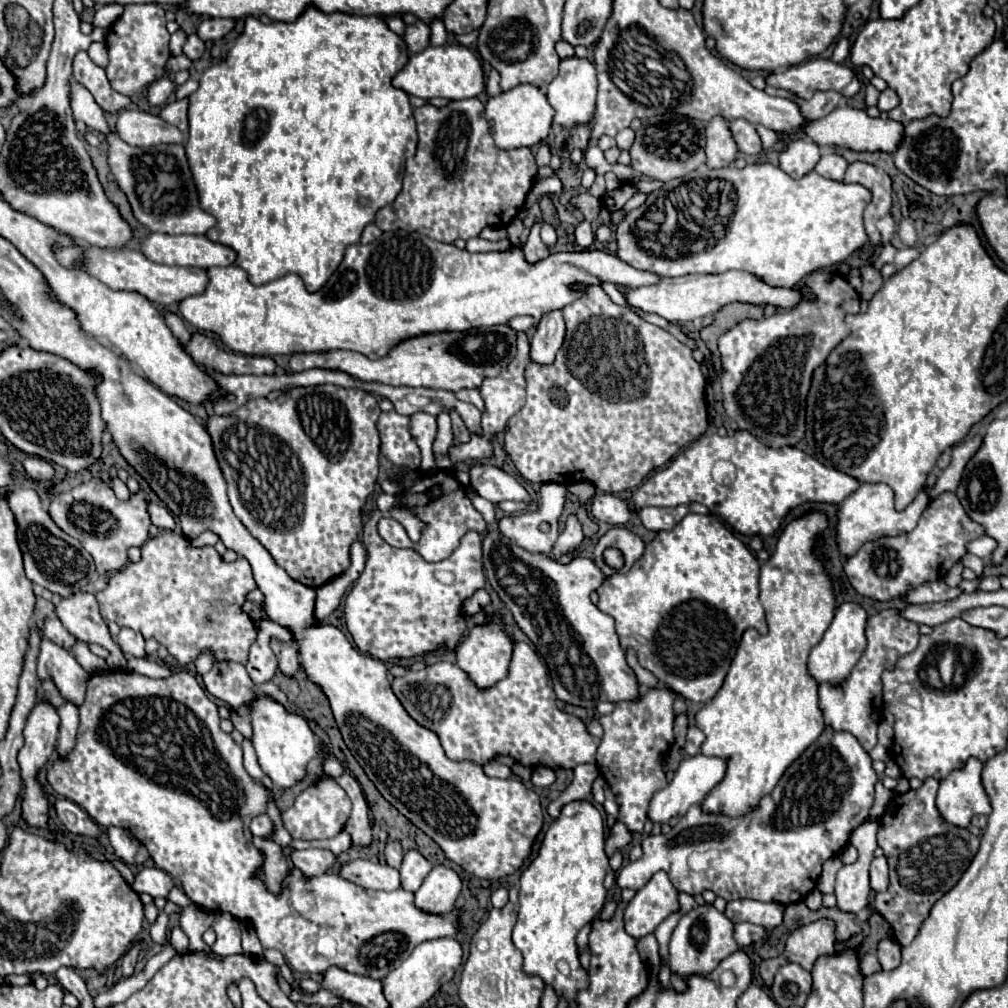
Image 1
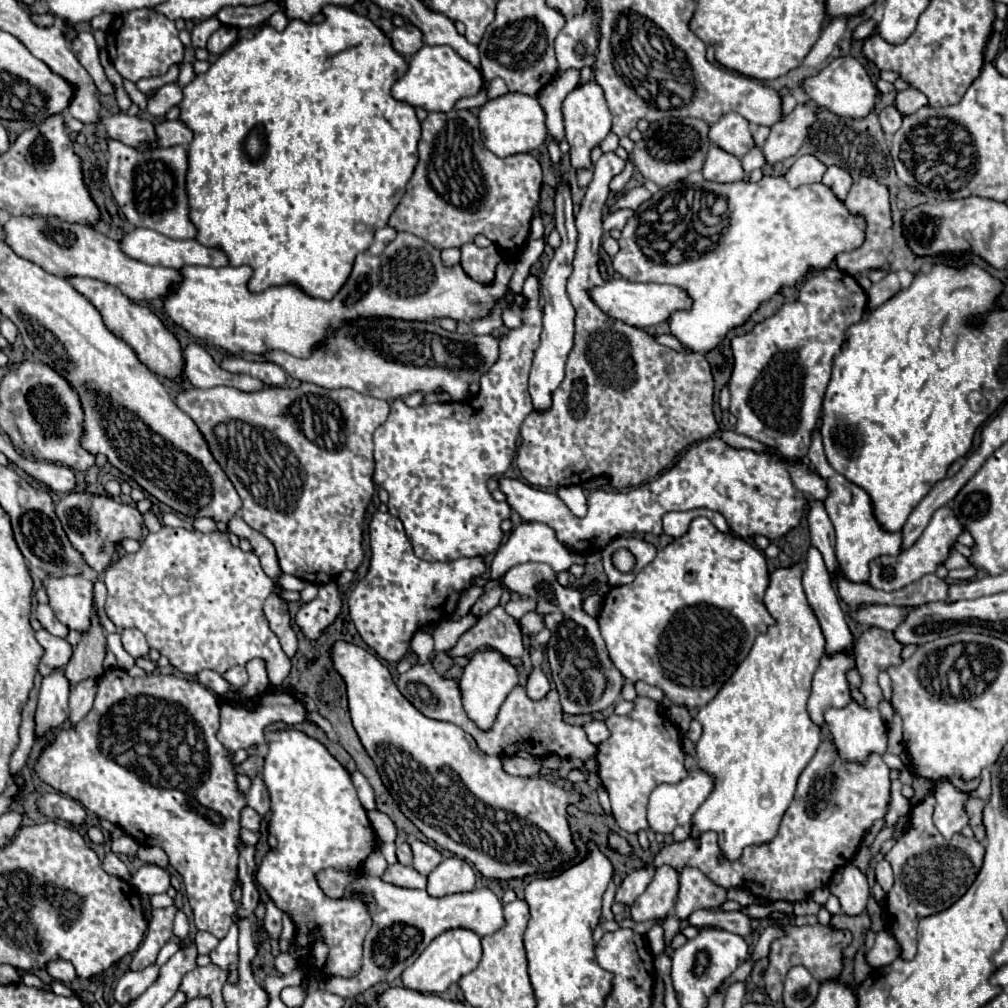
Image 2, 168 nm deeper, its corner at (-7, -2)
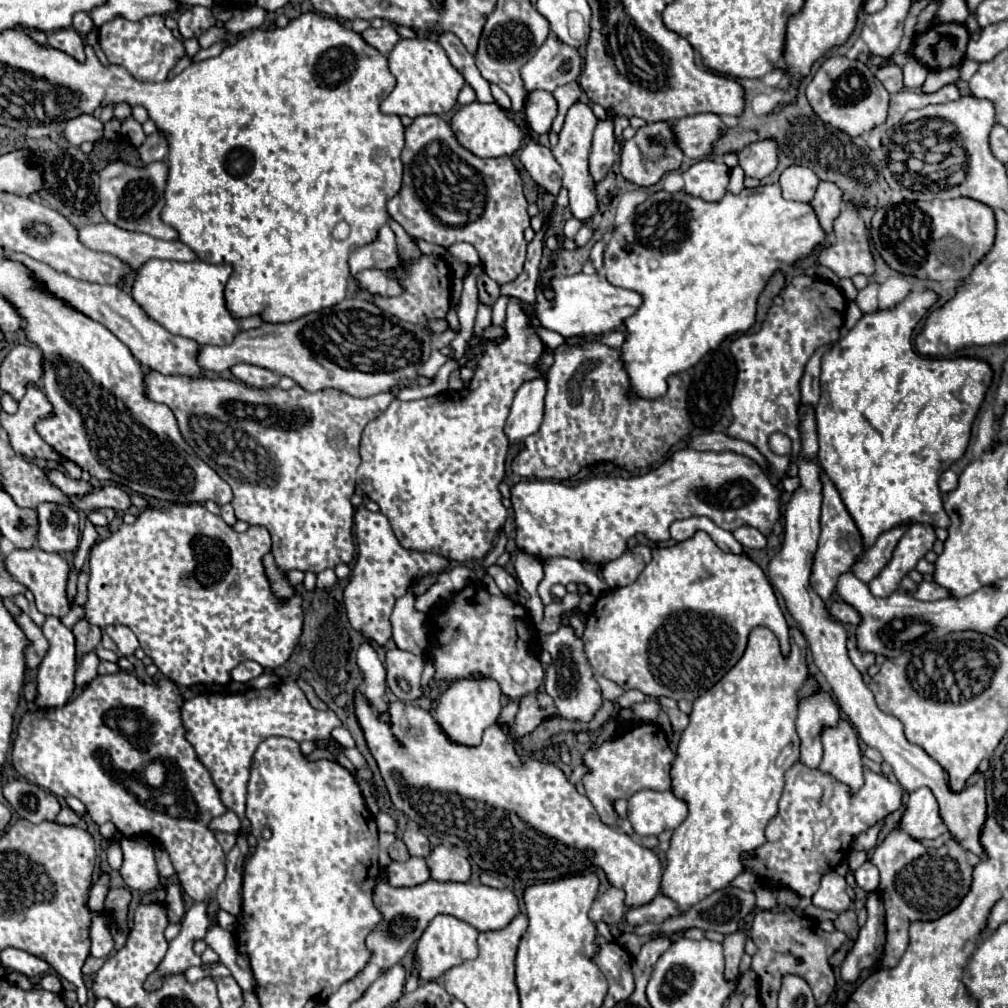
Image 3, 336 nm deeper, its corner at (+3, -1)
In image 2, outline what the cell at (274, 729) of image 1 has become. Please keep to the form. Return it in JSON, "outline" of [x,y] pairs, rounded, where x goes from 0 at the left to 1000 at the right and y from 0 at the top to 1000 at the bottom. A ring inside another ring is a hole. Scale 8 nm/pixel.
{"outline":[[[284,722],[276,726],[276,732],[266,738],[266,746],[262,750],[262,762],[260,762],[262,778],[268,786],[270,794],[270,813],[268,813],[268,827],[276,833],[274,843],[266,845],[256,859],[254,873],[266,883],[272,897],[290,909],[296,933],[298,937],[310,935],[310,923],[317,919],[321,925],[321,933],[327,938],[325,954],[321,962],[310,962],[308,966],[313,970],[323,970],[327,966],[337,968],[351,968],[357,962],[357,950],[359,950],[359,935],[363,925],[369,919],[369,911],[363,903],[363,899],[355,893],[329,893],[319,887],[312,867],[319,861],[335,861],[335,863],[357,863],[363,849],[371,843],[371,823],[367,819],[367,813],[363,810],[361,800],[355,794],[353,782],[343,766],[343,762],[317,738],[313,732],[304,730],[302,726],[296,726],[292,722]]]}

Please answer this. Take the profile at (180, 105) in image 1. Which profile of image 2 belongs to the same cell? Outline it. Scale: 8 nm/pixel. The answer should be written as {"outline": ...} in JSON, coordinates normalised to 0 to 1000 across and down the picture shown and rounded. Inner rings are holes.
{"outline":[[[163,119],[163,121],[155,123],[155,133],[157,133],[157,141],[153,145],[157,145],[157,147],[165,147],[165,145],[187,147],[188,139],[192,137],[188,127],[185,127],[185,123],[181,123],[181,119]]]}

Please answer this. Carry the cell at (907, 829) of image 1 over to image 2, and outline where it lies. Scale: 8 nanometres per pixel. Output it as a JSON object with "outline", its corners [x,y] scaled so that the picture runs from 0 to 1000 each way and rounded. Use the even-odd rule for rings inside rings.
{"outline":[[[923,788],[903,804],[901,823],[879,847],[879,853],[887,863],[887,879],[879,889],[879,909],[887,931],[895,938],[897,952],[905,952],[909,948],[909,921],[913,911],[942,901],[962,881],[976,851],[976,839],[968,831],[948,827],[938,833],[927,821],[925,806],[927,790]]]}

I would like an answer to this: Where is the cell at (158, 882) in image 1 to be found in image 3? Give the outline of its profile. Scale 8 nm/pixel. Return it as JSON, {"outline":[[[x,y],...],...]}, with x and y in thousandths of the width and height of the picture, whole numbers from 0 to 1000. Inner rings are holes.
{"outline":[[[123,830],[121,844],[123,854],[119,868],[129,882],[151,884],[157,878],[157,862],[151,852],[151,836],[143,830]]]}

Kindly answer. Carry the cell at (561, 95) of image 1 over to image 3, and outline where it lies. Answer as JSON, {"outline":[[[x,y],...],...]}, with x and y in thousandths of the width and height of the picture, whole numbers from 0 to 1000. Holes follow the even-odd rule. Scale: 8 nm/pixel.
{"outline":[[[569,102],[562,114],[562,120],[560,120],[560,126],[556,130],[556,140],[554,144],[548,148],[552,160],[556,162],[558,170],[560,170],[560,176],[558,176],[558,186],[563,189],[563,195],[565,195],[565,201],[563,201],[563,207],[565,211],[577,219],[577,221],[583,221],[591,211],[593,211],[593,197],[591,197],[591,182],[583,170],[583,154],[585,154],[585,146],[587,146],[587,132],[589,132],[589,126],[591,126],[593,118],[591,114],[587,112],[585,104],[581,102]]]}

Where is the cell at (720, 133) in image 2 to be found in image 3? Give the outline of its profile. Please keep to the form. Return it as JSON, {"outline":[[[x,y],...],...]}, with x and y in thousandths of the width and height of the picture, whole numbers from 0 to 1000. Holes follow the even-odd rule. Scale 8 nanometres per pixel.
{"outline":[[[708,112],[683,114],[667,122],[667,134],[671,134],[671,144],[685,158],[696,158],[706,150],[708,140],[720,130],[720,124]]]}

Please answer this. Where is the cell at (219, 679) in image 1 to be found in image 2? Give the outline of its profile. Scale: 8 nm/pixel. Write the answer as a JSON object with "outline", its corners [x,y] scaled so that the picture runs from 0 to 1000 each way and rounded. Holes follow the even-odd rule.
{"outline":[[[236,661],[236,663],[228,663],[228,667],[222,667],[220,673],[228,679],[230,685],[240,685],[246,677],[246,667],[242,661]]]}

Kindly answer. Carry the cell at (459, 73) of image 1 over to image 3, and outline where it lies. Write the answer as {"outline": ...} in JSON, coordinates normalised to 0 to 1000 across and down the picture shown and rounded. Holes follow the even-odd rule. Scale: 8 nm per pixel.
{"outline":[[[397,39],[385,55],[387,72],[393,76],[391,90],[379,100],[377,108],[383,114],[405,114],[407,118],[417,114],[438,114],[450,108],[452,96],[460,86],[460,76],[448,66],[442,51],[435,41],[427,39]]]}

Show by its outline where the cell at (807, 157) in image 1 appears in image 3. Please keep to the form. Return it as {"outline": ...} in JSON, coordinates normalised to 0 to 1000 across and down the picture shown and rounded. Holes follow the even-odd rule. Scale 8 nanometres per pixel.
{"outline":[[[786,164],[774,174],[774,186],[776,186],[778,197],[784,197],[784,199],[804,201],[812,182],[813,178],[802,166]]]}

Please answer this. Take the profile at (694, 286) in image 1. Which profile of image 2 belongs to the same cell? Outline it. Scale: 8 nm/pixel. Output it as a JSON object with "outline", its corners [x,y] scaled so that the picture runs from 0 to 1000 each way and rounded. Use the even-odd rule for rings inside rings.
{"outline":[[[607,276],[601,282],[585,288],[587,298],[607,315],[619,317],[621,321],[643,325],[651,323],[655,319],[661,319],[665,315],[665,310],[683,310],[687,306],[687,296],[681,288],[669,286],[667,282],[645,282],[645,280],[625,280],[621,276]]]}

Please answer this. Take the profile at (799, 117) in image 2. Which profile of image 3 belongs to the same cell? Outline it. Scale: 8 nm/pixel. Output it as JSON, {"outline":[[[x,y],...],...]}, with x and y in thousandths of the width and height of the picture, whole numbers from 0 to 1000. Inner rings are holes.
{"outline":[[[766,138],[744,142],[742,146],[738,146],[732,152],[732,160],[734,160],[734,166],[738,168],[740,176],[756,178],[756,176],[764,174],[772,164],[770,142]]]}

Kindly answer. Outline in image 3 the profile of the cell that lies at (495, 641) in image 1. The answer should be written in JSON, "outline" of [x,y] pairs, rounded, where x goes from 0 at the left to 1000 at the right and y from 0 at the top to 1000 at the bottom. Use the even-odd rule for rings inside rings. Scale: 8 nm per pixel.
{"outline":[[[480,674],[480,676],[450,676],[437,691],[437,697],[431,705],[433,715],[437,717],[437,723],[440,725],[440,729],[444,729],[444,733],[448,733],[450,737],[456,739],[476,739],[478,735],[478,727],[482,721],[490,719],[494,715],[498,697],[496,697],[496,682],[492,676],[488,674]]]}

